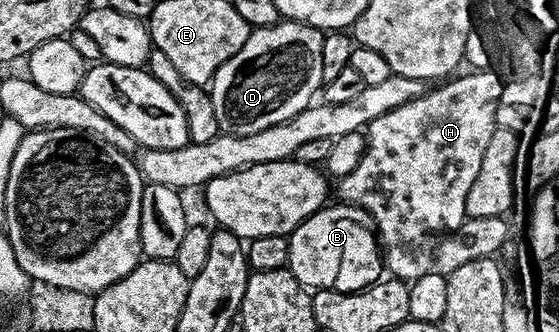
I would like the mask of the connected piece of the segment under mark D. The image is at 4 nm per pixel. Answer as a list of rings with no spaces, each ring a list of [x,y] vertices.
[[[287,19],[251,30],[248,41],[220,65],[208,84],[219,132],[248,136],[290,120],[308,107],[323,84],[322,36],[323,32],[317,28]]]

